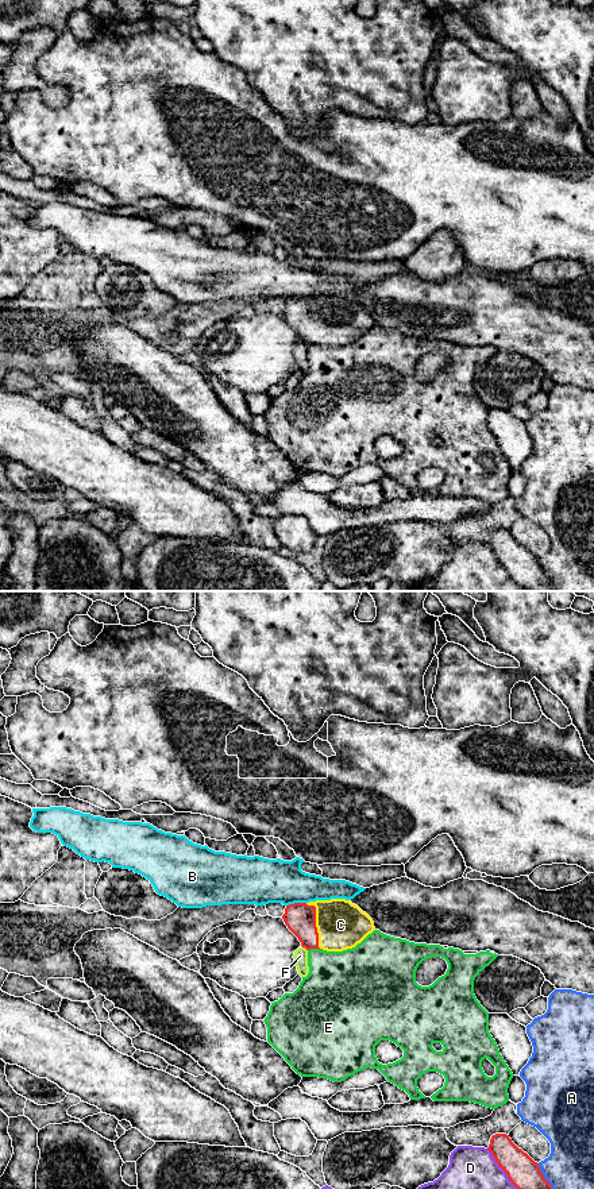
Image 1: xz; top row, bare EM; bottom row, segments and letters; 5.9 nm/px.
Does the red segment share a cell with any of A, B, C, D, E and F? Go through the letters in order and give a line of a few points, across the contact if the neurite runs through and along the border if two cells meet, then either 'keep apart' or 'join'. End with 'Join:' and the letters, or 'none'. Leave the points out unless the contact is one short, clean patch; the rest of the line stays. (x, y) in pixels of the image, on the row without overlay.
A: keep apart
B: keep apart
C: join
D: keep apart
E: keep apart
F: xz (303, 342), (307, 346) | keep apart
Join: C

